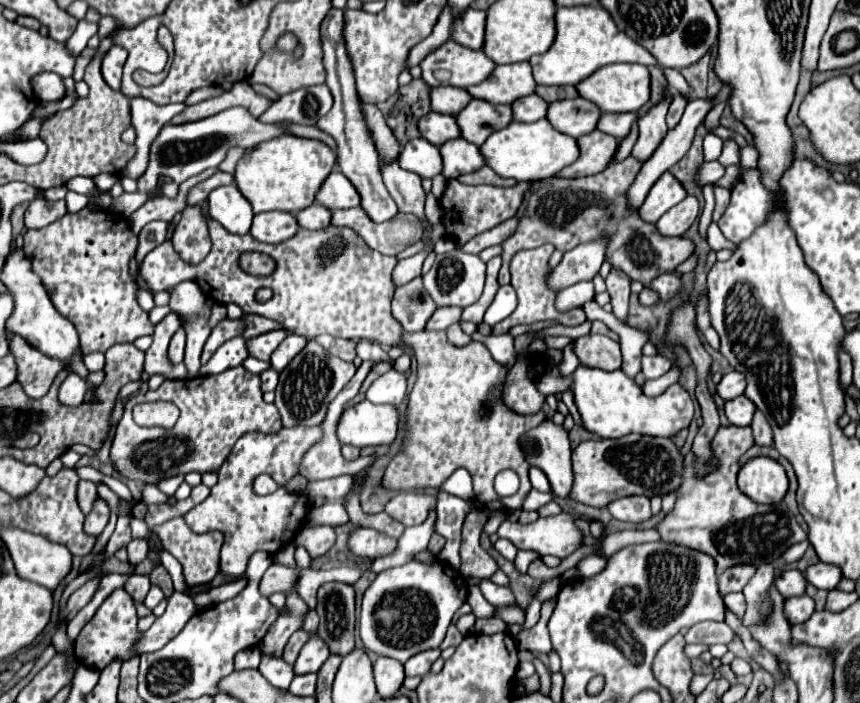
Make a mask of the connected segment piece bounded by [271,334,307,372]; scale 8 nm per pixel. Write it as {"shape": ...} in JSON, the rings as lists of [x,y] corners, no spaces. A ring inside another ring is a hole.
{"shape":[[[287,334],[287,338],[271,354],[271,368],[277,370],[277,372],[281,372],[281,368],[285,368],[305,348],[305,344],[307,344],[307,340],[303,336]]]}

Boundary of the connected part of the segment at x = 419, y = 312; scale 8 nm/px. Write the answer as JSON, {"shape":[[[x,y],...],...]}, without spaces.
{"shape":[[[421,278],[411,280],[409,284],[395,290],[395,296],[391,302],[391,312],[393,312],[393,316],[397,316],[397,320],[401,322],[401,326],[405,330],[409,330],[409,332],[423,330],[435,310],[437,310],[437,304],[423,288]]]}

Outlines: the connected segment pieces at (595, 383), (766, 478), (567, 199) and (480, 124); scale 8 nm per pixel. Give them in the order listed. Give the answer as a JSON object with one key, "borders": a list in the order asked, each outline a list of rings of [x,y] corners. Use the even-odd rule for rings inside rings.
{"borders":[[[[579,366],[573,378],[573,396],[585,428],[599,438],[621,438],[633,432],[671,438],[683,428],[689,428],[693,420],[693,400],[679,384],[671,384],[661,396],[649,398],[623,372],[601,372],[595,368]]],[[[755,456],[739,470],[739,490],[747,494],[753,502],[781,502],[787,492],[787,486],[789,482],[785,468],[769,456]]],[[[629,156],[621,164],[609,166],[595,176],[585,178],[547,178],[543,182],[535,182],[533,188],[525,194],[525,200],[517,212],[521,218],[517,232],[511,240],[503,244],[503,266],[499,272],[499,284],[509,284],[509,262],[521,252],[521,248],[537,248],[539,242],[551,242],[557,250],[567,252],[577,244],[595,240],[603,232],[611,234],[611,244],[607,256],[611,264],[621,268],[633,280],[641,282],[645,288],[651,288],[651,282],[667,272],[673,272],[681,262],[685,262],[695,244],[689,238],[665,238],[657,236],[653,224],[645,224],[637,212],[625,210],[625,188],[633,182],[633,176],[641,170],[643,162],[635,156]],[[537,198],[537,206],[531,202]]],[[[471,100],[455,116],[455,120],[461,130],[461,138],[473,142],[475,146],[481,146],[489,138],[489,134],[505,128],[513,120],[513,114],[509,106],[495,106],[485,100]]]]}

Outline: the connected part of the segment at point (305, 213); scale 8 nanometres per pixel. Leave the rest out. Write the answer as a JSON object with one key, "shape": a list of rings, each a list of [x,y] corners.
{"shape":[[[311,204],[303,210],[299,210],[295,214],[297,218],[297,224],[301,228],[307,228],[307,230],[321,230],[321,228],[327,228],[329,226],[329,220],[331,220],[331,212],[327,208],[321,208],[319,204]]]}

